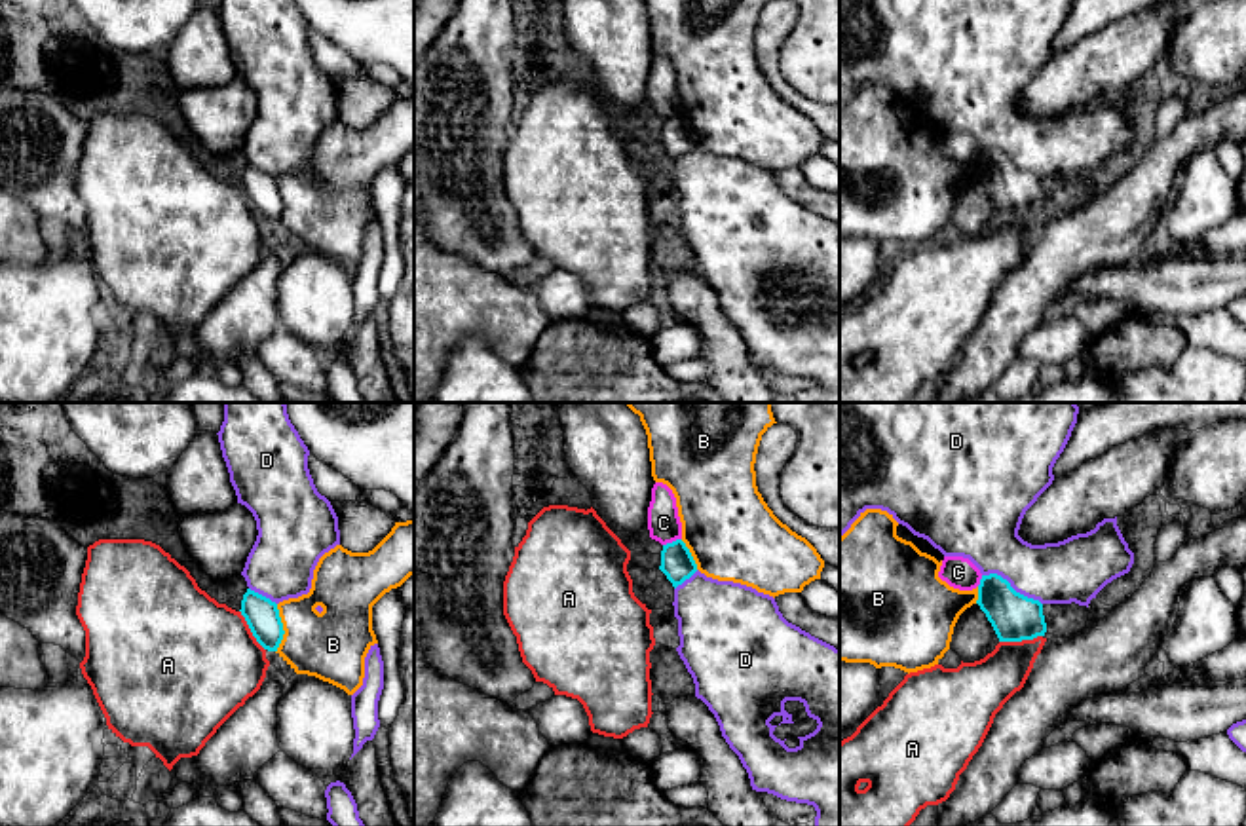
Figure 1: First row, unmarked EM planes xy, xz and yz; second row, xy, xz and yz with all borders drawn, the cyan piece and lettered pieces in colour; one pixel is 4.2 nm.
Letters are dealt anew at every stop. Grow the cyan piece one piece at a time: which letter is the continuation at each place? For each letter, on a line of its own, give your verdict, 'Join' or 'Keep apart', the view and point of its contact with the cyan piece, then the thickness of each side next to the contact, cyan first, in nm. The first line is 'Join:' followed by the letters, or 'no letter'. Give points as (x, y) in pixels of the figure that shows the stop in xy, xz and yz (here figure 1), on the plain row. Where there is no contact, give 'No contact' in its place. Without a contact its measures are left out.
Join: no letter
A: Keep apart. Touches cyan at yz (1020, 215). Thickness 200 nm (cyan) against 220 nm
B: Keep apart. Touches cyan at xy (282, 204). Thickness 140 nm (cyan) against 300 nm
C: Keep apart. Touches cyan at xz (673, 116). Thickness 140 nm (cyan) against 140 nm
D: Keep apart. Touches cyan at yz (1011, 162). Thickness 200 nm (cyan) against 260 nm

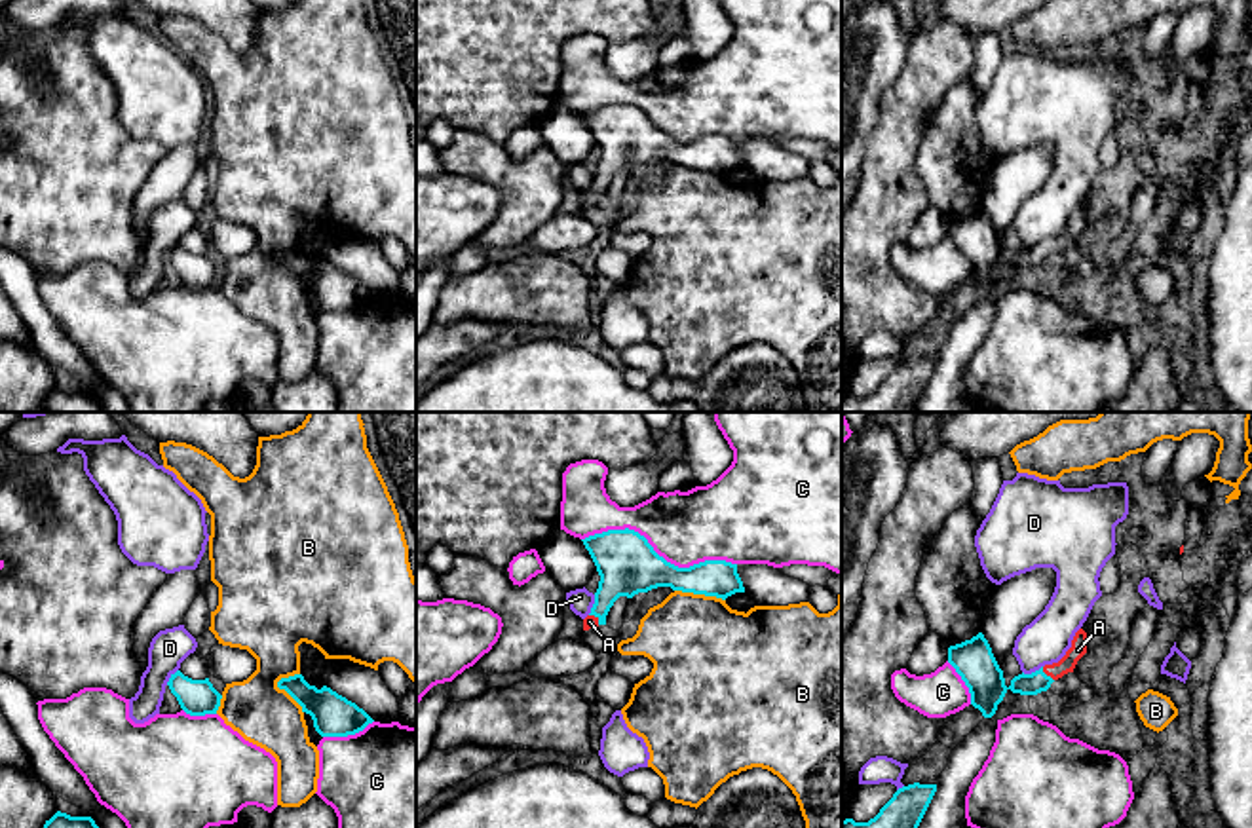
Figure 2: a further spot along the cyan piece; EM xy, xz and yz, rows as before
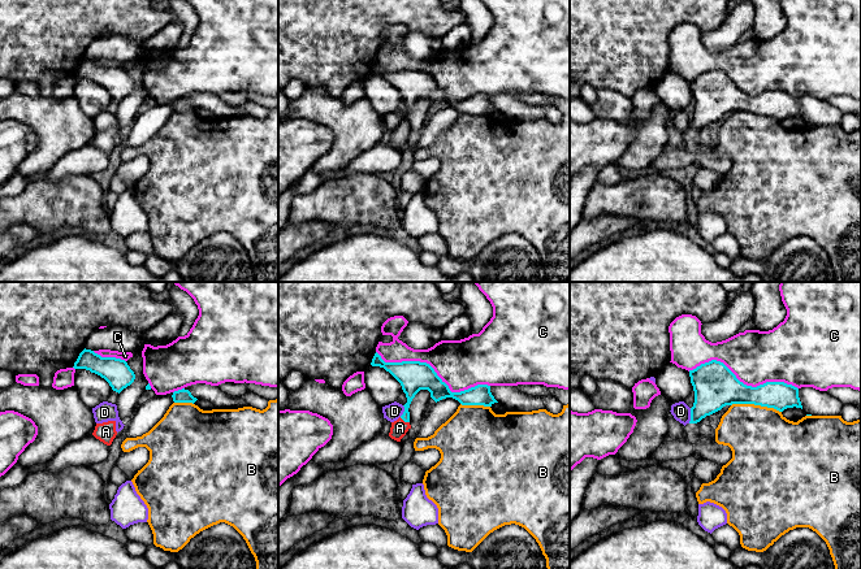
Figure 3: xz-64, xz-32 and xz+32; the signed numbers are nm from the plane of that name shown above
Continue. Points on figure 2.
Join: A
A: Join. Touches cyan at yz (1045, 249). Thickness 150 nm (cyan) against 70 nm
B: Keep apart. Touches cyan at xy (287, 266). Thickness 180 nm (cyan) against 260 nm
C: Keep apart. Touches cyan at xz (656, 128). Thickness 260 nm (cyan) against 320 nm
D: Keep apart. Touches cyan at xz (593, 179). Thickness 260 nm (cyan) against 110 nm

